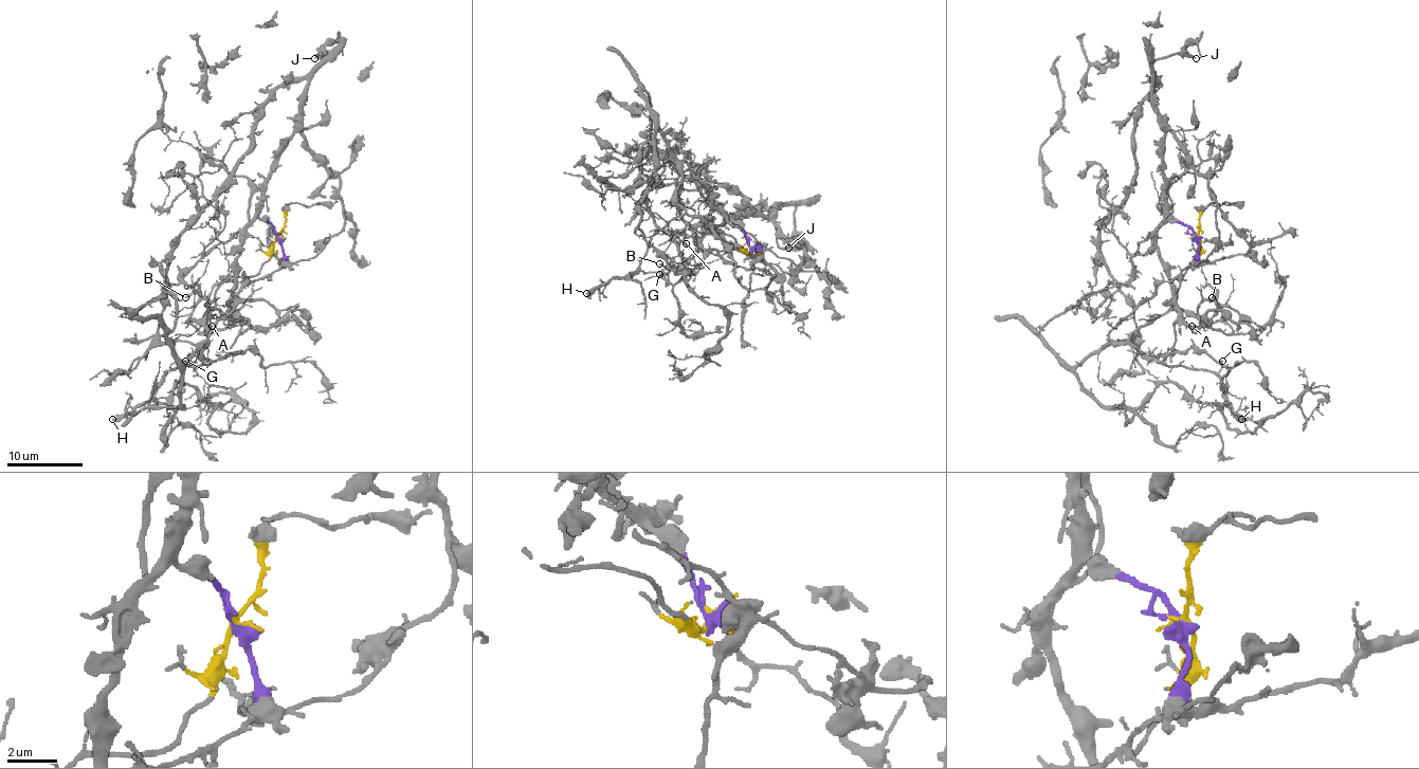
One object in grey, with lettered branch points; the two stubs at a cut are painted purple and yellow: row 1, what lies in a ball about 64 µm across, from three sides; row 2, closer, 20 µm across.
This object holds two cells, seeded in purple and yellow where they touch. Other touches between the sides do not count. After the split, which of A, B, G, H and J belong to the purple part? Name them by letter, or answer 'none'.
J

